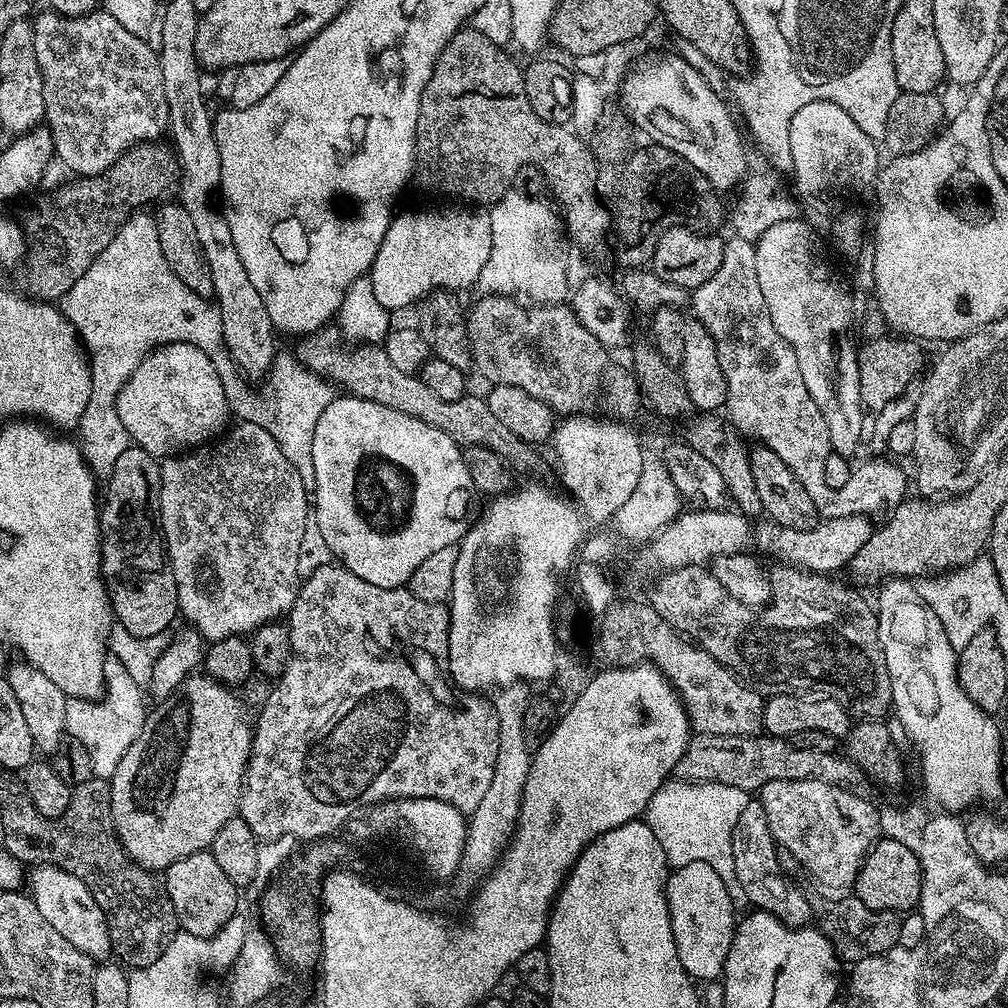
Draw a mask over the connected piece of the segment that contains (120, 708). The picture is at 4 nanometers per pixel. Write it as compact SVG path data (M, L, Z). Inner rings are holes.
M112 655L112 664L103 664L103 680L104 695L98 700L100 708L92 708L92 712L88 712L88 716L92 716L92 720L88 720L88 716L84 716L84 720L66 720L65 733L71 739L82 743L83 748L90 754L93 777L110 780L114 770L117 769L118 762L121 761L122 755L130 748L138 734L142 732L142 726L148 712L141 703L142 698L144 699L141 685L134 682L134 678L126 672L122 662L116 664L116 656L114 655Z

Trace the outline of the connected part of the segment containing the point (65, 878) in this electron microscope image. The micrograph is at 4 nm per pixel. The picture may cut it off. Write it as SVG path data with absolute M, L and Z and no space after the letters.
M52 864L33 867L26 876L26 888L30 893L34 906L38 906L38 914L70 942L82 954L92 957L93 961L104 962L112 952L108 917L98 906L96 895L86 886L86 882L74 878L74 874L66 874L66 870L55 868Z

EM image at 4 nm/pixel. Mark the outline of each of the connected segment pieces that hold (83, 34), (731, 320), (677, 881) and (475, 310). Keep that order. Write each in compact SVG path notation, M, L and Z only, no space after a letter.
M45 10L46 12L37 11L34 19L31 21L32 33L34 34L34 50L38 58L38 66L42 70L42 90L44 91L44 119L43 123L47 125L50 134L53 136L53 150L55 159L61 160L66 167L72 171L77 177L82 176L99 176L102 170L106 170L110 166L114 166L114 162L118 162L118 158L133 148L135 144L146 144L156 142L161 139L160 136L169 131L168 127L168 103L166 102L166 94L162 86L162 66L160 58L155 47L148 45L149 41L142 36L130 34L130 30L125 30L123 26L110 18L110 14L103 10L95 10L86 13L85 16L70 17L63 16L62 13L53 10Z
M737 235L730 238L724 243L722 263L718 270L710 274L710 278L706 278L702 286L691 289L690 292L691 315L706 328L718 352L718 366L722 368L726 380L724 408L726 413L728 412L727 419L741 437L756 440L752 442L769 448L778 458L782 458L782 462L790 466L794 478L798 478L806 494L816 496L821 494L820 492L827 493L829 488L823 475L826 458L832 452L832 446L825 419L806 390L794 350L790 343L778 334L770 320L766 301L762 298L761 287L758 286L755 243Z
M690 862L669 875L664 893L674 930L674 946L678 946L678 958L682 958L686 974L696 982L719 981L738 923L737 917L732 917L734 909L722 879L706 862Z
M491 294L479 297L480 300L465 315L466 334L472 351L474 368L488 380L489 385L498 384L517 386L533 395L540 402L560 416L579 415L585 413L604 391L604 400L608 403L607 412L611 417L620 420L631 420L643 407L643 397L636 377L626 368L616 366L611 360L611 353L598 342L590 330L586 330L571 305L528 304L522 306L517 299L508 296Z

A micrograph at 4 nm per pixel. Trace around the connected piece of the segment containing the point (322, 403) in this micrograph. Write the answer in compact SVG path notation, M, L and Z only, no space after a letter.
M144 210L132 213L118 234L114 234L114 242L110 242L110 246L98 254L90 270L86 270L86 274L82 274L82 278L70 286L62 301L64 316L80 335L80 343L87 351L88 365L92 368L90 399L86 402L86 410L82 410L78 425L80 451L92 475L107 478L114 470L114 462L118 462L122 450L130 446L128 431L126 426L122 426L122 418L118 418L116 409L115 399L120 381L131 372L137 357L143 356L149 345L155 344L158 338L174 334L162 326L182 326L182 334L186 334L186 322L190 322L194 326L194 334L188 340L200 345L210 362L214 362L218 378L222 378L222 384L227 385L229 409L235 415L237 412L241 421L265 425L278 442L282 454L286 454L290 466L298 470L298 478L302 478L304 489L309 494L315 493L312 457L314 426L318 426L322 410L326 410L326 406L330 406L334 399L333 385L311 374L280 376L272 396L252 397L248 389L249 381L238 371L236 363L228 355L228 347L224 345L222 318L209 311L205 304L173 279L174 270L170 270L158 242L155 219L146 213Z

